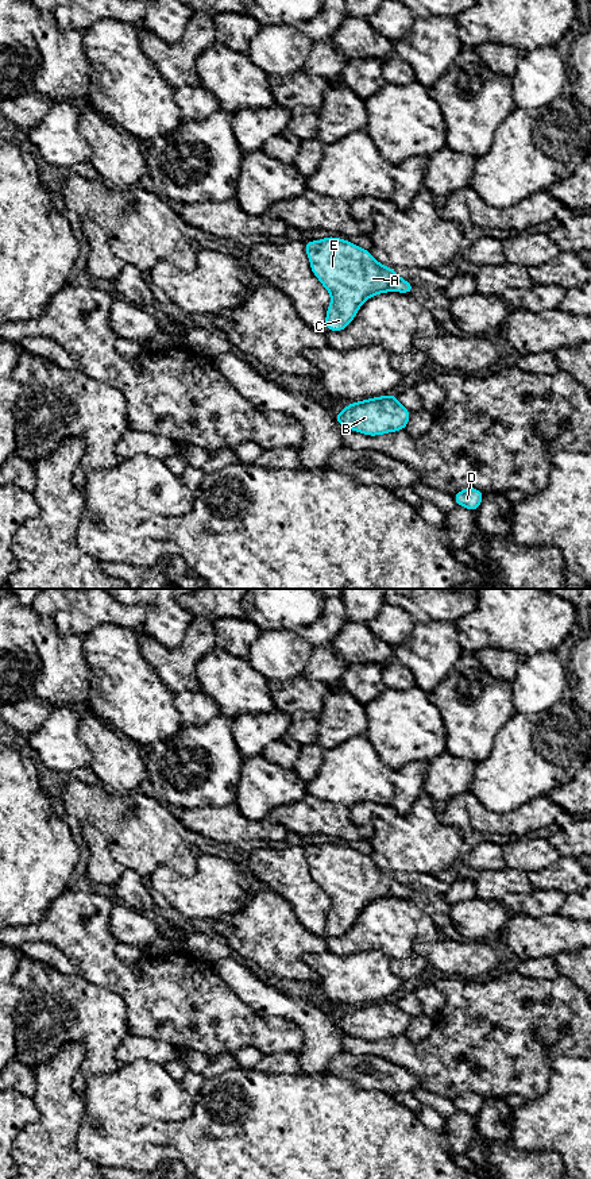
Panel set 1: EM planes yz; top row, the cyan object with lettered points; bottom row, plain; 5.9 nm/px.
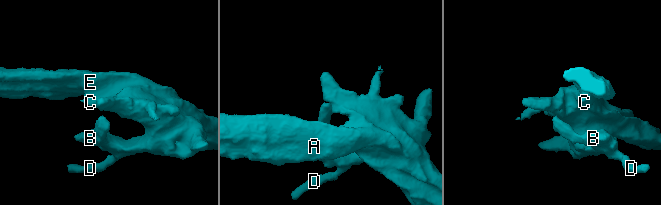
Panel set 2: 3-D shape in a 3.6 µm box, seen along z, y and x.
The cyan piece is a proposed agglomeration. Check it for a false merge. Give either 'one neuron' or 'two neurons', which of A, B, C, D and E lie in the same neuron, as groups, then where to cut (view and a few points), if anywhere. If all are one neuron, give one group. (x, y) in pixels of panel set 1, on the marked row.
one neuron; groups A B C D E; cut none

